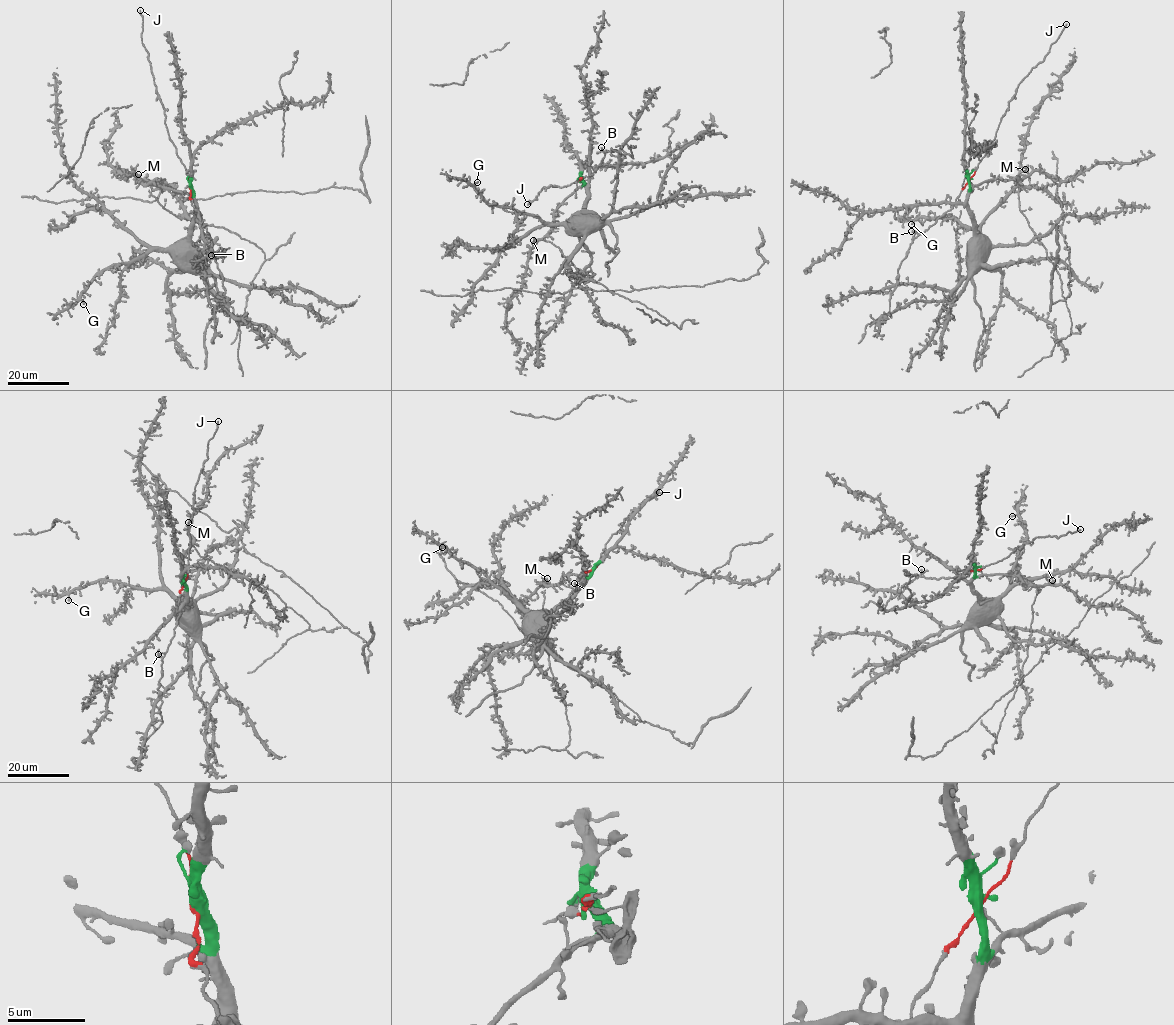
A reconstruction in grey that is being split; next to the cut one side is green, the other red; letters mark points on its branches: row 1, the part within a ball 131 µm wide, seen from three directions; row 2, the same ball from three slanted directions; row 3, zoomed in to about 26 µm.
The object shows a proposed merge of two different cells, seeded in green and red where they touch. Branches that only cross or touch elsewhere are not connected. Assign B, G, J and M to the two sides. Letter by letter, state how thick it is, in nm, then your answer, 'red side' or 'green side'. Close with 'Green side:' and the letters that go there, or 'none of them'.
B: calibre 280 nm; red side
G: calibre 400 nm; green side
J: calibre 200 nm; red side
M: calibre 440 nm; green side
Green side: G, M

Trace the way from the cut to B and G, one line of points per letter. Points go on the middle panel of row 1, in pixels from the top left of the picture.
B: (580, 180), (593, 174), (601, 164), (604, 152), (601, 147)
G: (580, 179), (586, 186), (586, 206), (580, 215), (562, 223), (544, 222), (493, 205), (475, 187), (477, 182)

